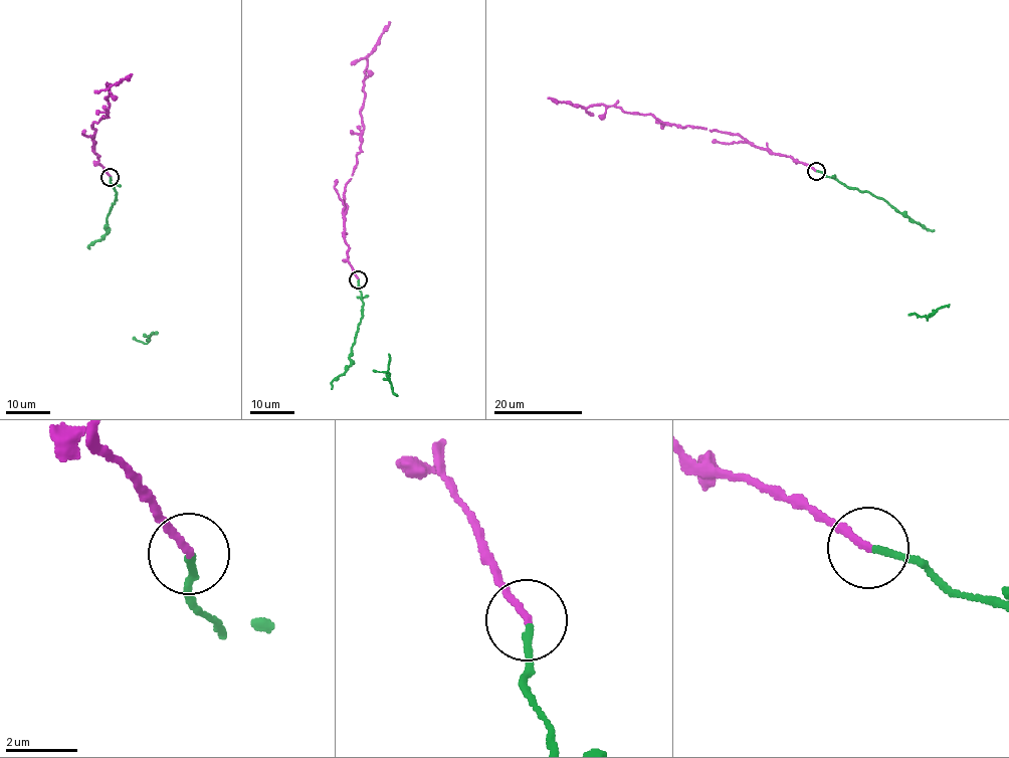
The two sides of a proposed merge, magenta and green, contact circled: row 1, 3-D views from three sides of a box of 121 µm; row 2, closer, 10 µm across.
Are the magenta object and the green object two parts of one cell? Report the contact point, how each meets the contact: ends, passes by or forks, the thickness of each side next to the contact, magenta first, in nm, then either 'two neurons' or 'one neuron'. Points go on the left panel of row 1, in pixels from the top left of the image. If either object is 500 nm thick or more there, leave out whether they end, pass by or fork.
(110, 177) | magenta ends | green ends | 200/190 nm | one neuron

